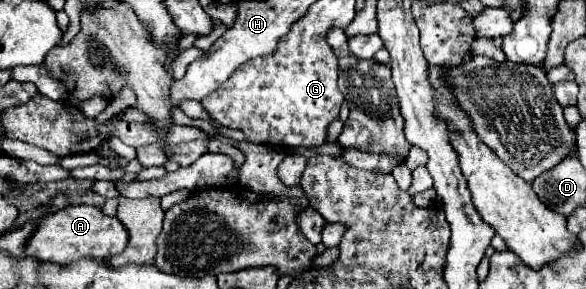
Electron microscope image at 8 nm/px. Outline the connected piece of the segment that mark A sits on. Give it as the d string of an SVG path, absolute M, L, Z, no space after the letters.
M68 206L58 210L52 216L46 216L40 224L34 236L30 238L26 246L26 254L38 256L40 260L46 262L56 262L56 264L72 264L74 260L80 258L112 258L120 252L124 252L128 244L128 232L124 224L116 216L106 216L102 214L100 208L96 206Z

